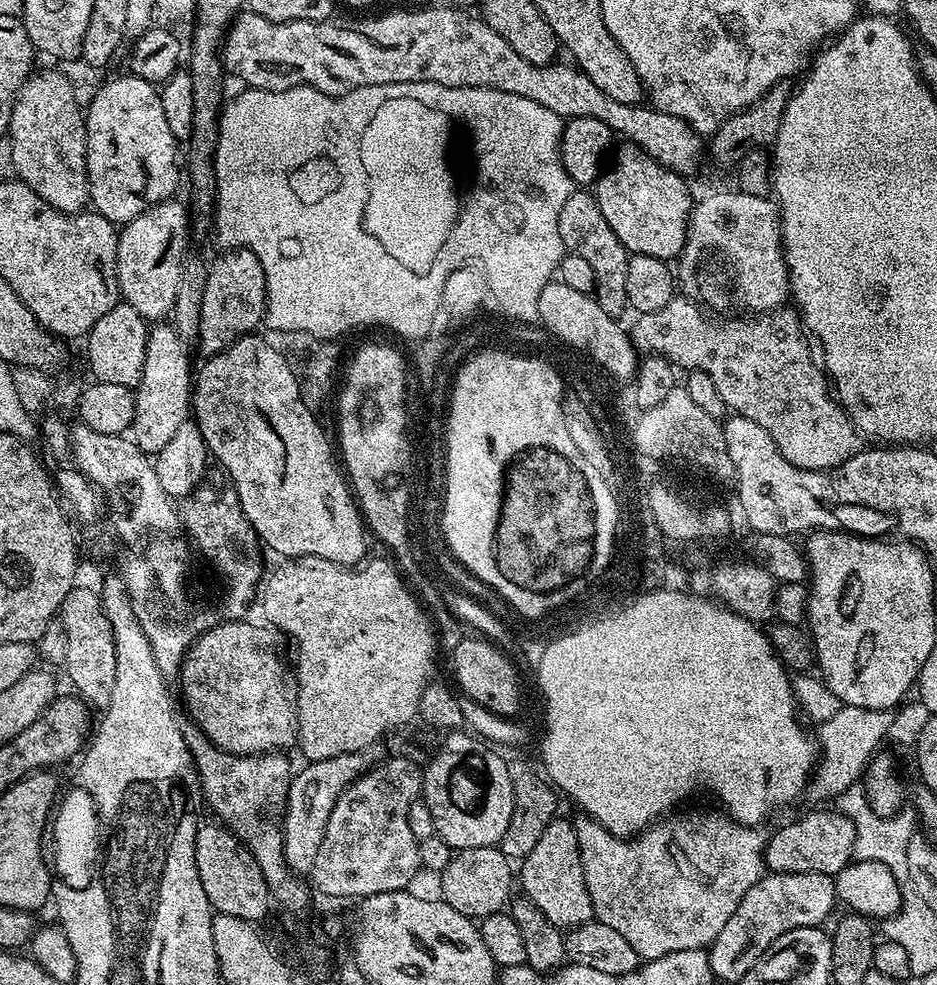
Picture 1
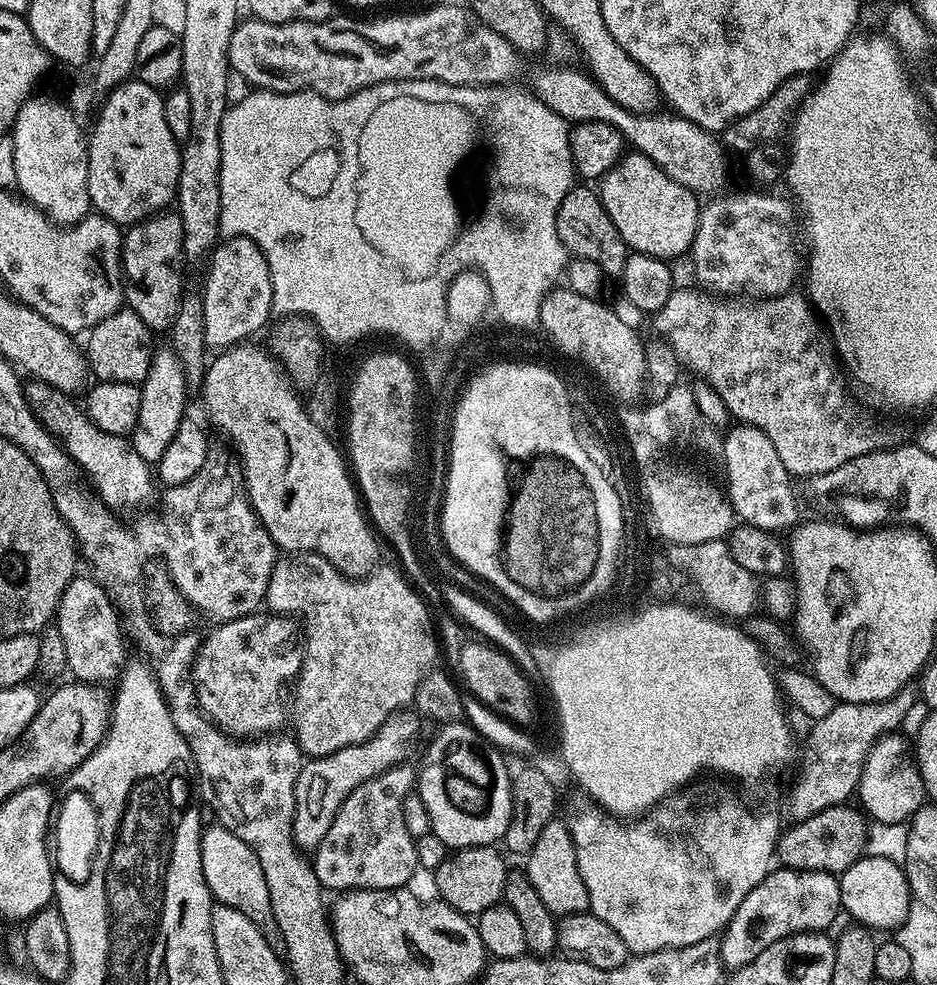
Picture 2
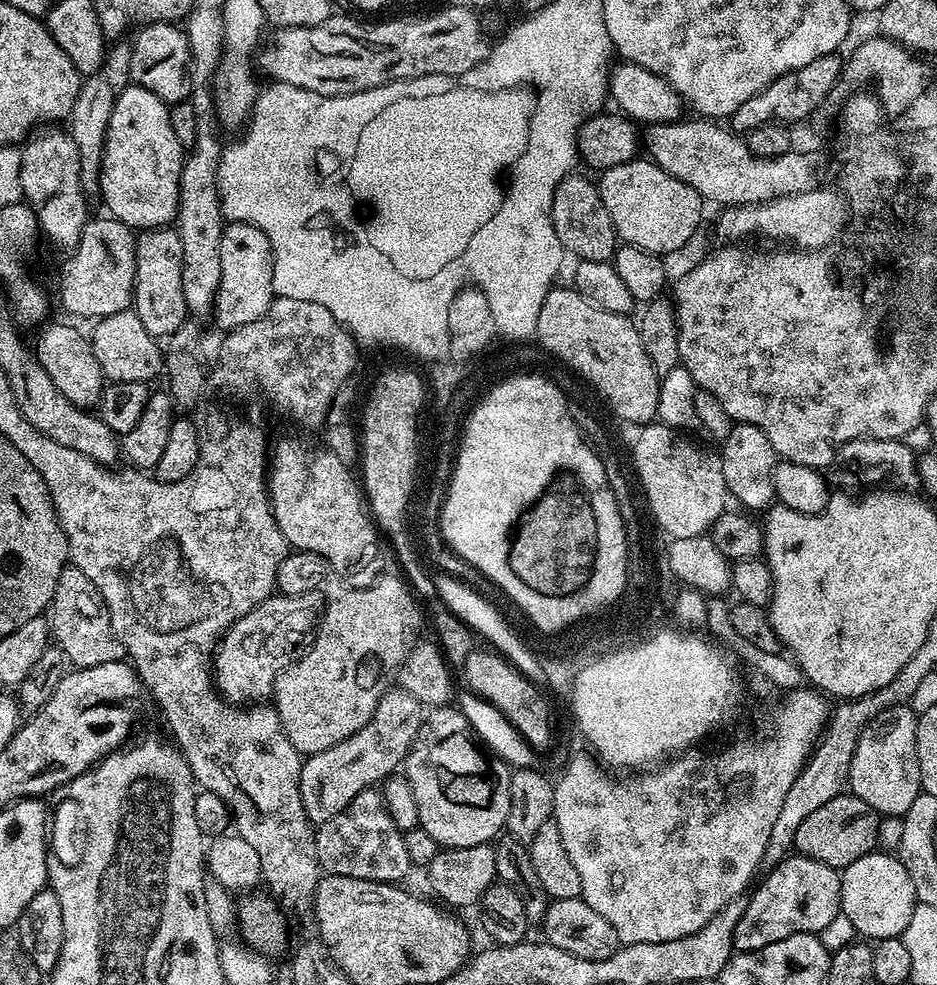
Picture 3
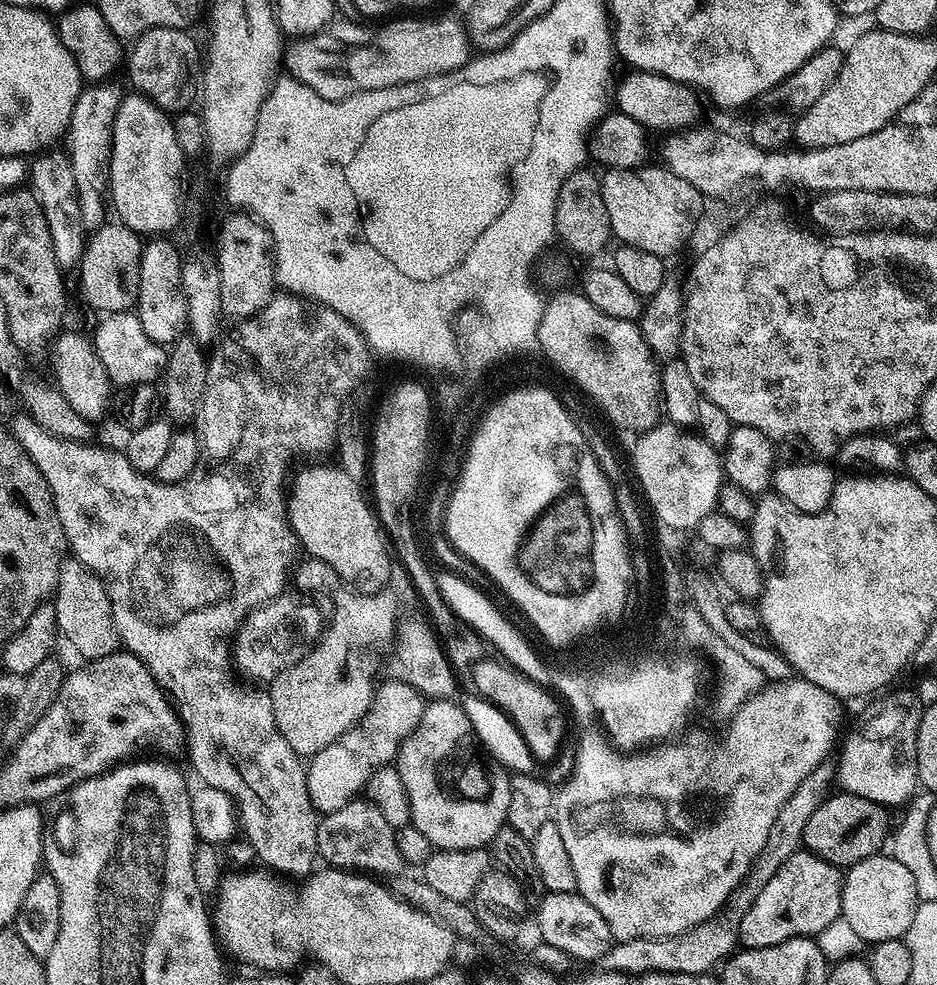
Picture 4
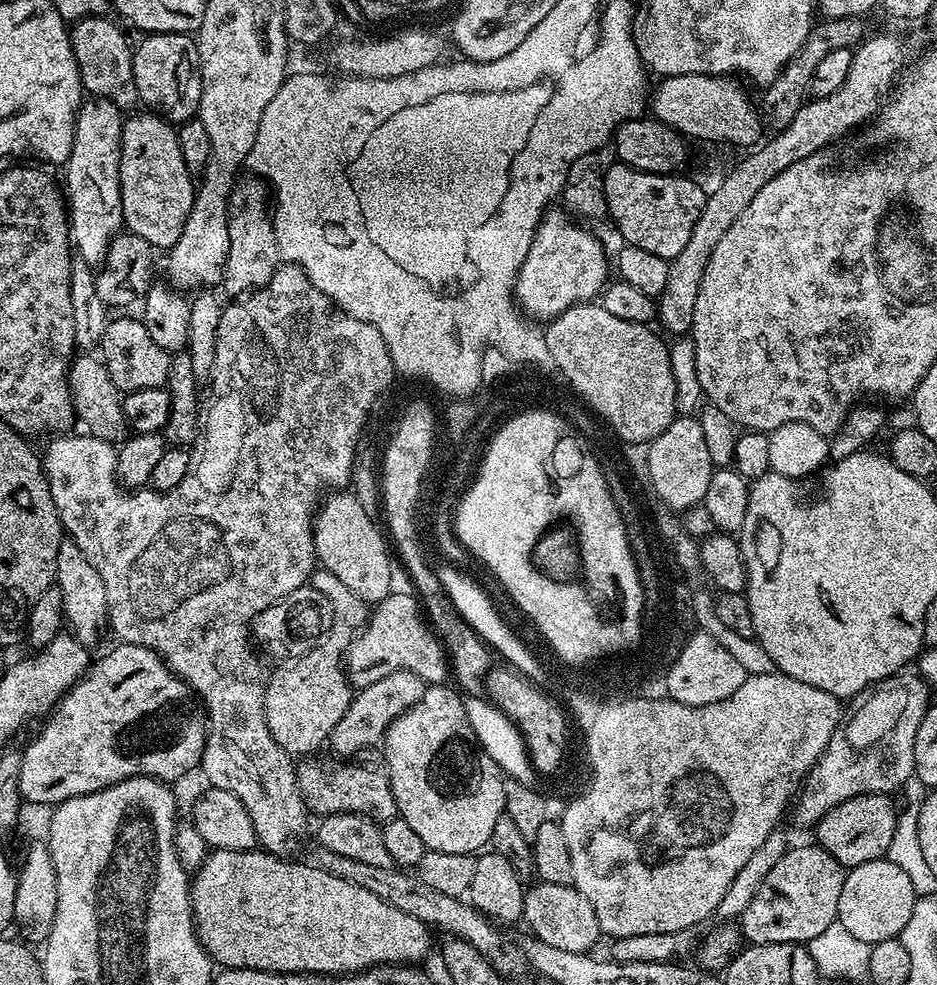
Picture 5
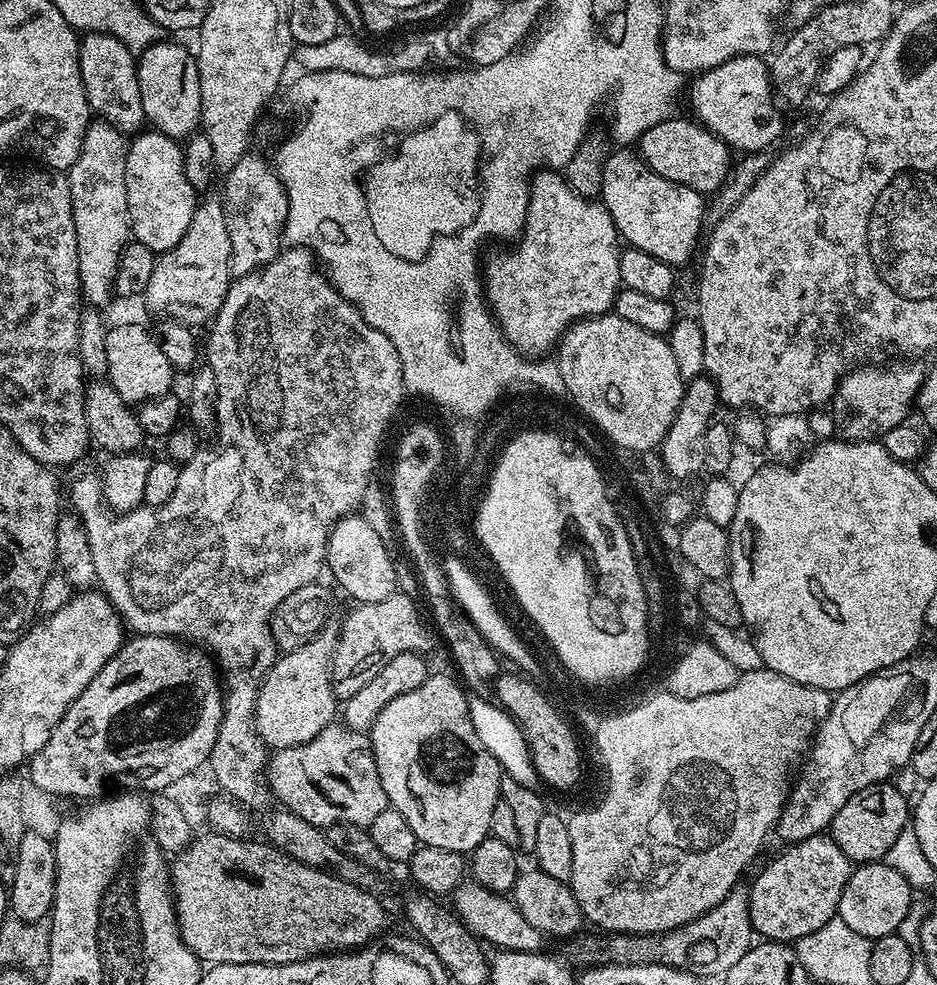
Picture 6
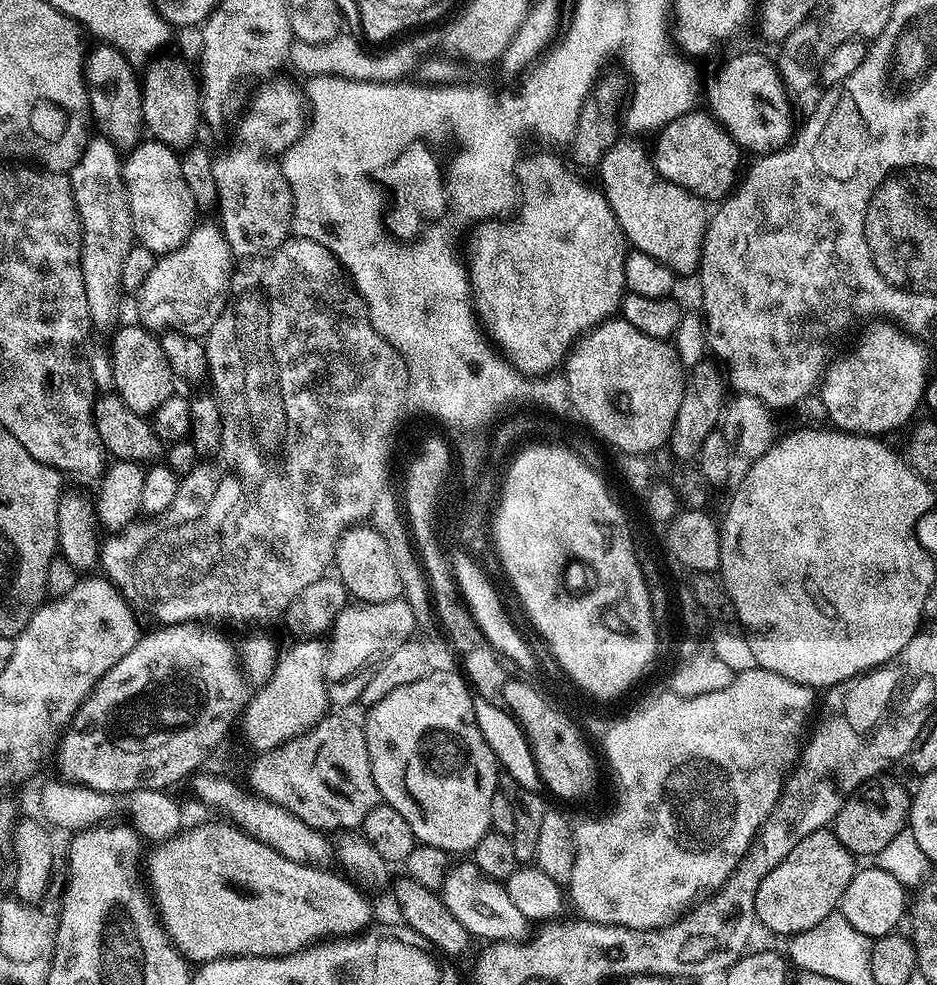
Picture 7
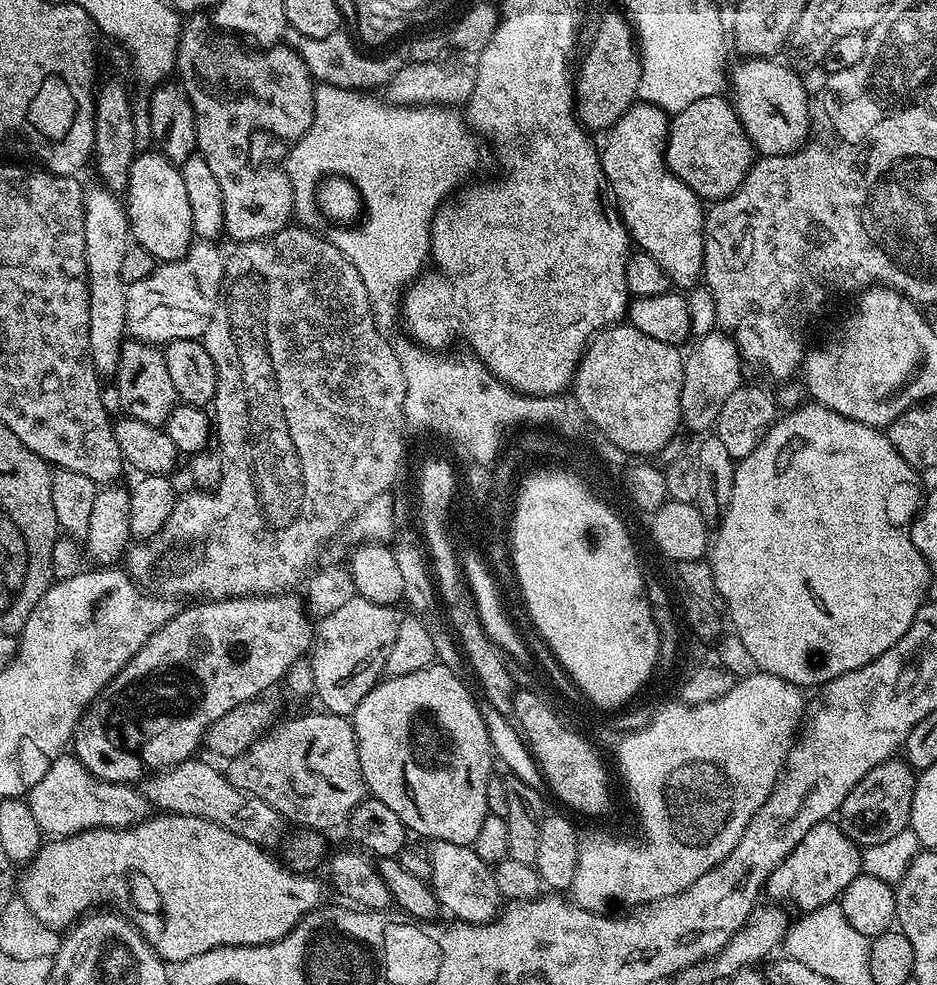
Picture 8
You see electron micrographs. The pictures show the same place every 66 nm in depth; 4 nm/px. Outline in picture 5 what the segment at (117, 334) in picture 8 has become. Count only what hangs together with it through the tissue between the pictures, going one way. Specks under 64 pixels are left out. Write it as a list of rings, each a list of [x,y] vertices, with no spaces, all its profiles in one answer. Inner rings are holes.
[[[88,98],[76,115],[74,146],[66,165],[66,207],[74,252],[91,266],[103,265],[108,247],[124,228],[120,193],[120,143],[125,117],[109,100]]]

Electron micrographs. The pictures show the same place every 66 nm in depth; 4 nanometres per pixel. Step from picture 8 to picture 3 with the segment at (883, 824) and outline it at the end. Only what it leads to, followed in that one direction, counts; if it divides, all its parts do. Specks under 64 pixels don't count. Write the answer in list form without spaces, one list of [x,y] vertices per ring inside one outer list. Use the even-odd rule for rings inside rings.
[[[841,794],[830,798],[826,806],[818,806],[818,810],[814,810],[814,814],[798,826],[794,848],[801,856],[809,856],[826,866],[843,870],[874,851],[876,839],[880,836],[880,823],[880,813],[875,812],[865,800],[851,794]]]

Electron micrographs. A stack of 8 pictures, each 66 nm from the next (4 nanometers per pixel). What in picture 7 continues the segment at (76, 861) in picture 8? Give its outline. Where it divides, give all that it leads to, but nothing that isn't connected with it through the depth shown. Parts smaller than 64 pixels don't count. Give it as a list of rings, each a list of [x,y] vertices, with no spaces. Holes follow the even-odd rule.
[[[231,822],[219,823],[196,824],[193,828],[185,827],[168,839],[159,841],[153,847],[156,849],[148,856],[148,878],[146,874],[146,880],[147,883],[148,880],[152,883],[150,892],[155,900],[154,908],[158,913],[158,920],[166,929],[172,945],[175,946],[177,952],[183,955],[185,960],[199,966],[211,960],[220,960],[224,956],[289,956],[290,953],[299,951],[313,940],[331,934],[358,934],[369,927],[368,919],[372,916],[372,908],[368,905],[369,897],[360,891],[351,880],[340,874],[335,876],[335,871],[332,870],[311,868],[309,864],[290,862],[290,858],[282,858],[282,854],[278,854],[278,850],[270,850],[270,846],[258,842],[258,838],[250,838],[250,834],[246,834],[235,824]]]

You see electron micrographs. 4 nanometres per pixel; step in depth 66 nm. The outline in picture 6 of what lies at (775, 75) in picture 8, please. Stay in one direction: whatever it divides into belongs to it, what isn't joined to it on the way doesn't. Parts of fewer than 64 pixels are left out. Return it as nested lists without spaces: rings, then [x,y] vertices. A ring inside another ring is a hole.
[[[735,56],[722,62],[722,66],[699,73],[693,79],[696,81],[693,82],[692,89],[689,92],[687,89],[686,92],[686,100],[688,96],[688,104],[692,107],[691,115],[740,154],[763,153],[784,132],[784,120],[780,117],[781,105],[773,89],[770,68],[762,61],[760,56]]]

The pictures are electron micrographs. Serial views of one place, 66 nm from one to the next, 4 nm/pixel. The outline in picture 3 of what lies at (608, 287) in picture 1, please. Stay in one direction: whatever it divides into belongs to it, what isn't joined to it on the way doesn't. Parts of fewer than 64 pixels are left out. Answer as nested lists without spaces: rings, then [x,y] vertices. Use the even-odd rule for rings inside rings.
[[[572,172],[559,183],[552,203],[552,225],[565,251],[573,253],[577,259],[611,261],[615,256],[618,237],[593,179],[590,181],[578,172]]]

